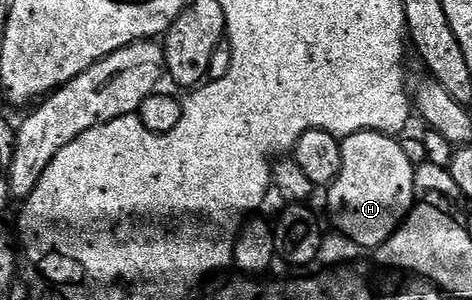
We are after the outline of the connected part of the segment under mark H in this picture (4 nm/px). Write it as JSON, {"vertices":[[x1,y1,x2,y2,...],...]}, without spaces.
{"vertices":[[365,129,353,135,343,136,342,169,338,177,328,188,327,214,332,214,335,230,340,231,365,249,375,249,388,240,396,232,397,227,408,218,408,212,417,202,414,189,416,168,410,157,402,149,402,145,393,136,384,134,379,129]]}

